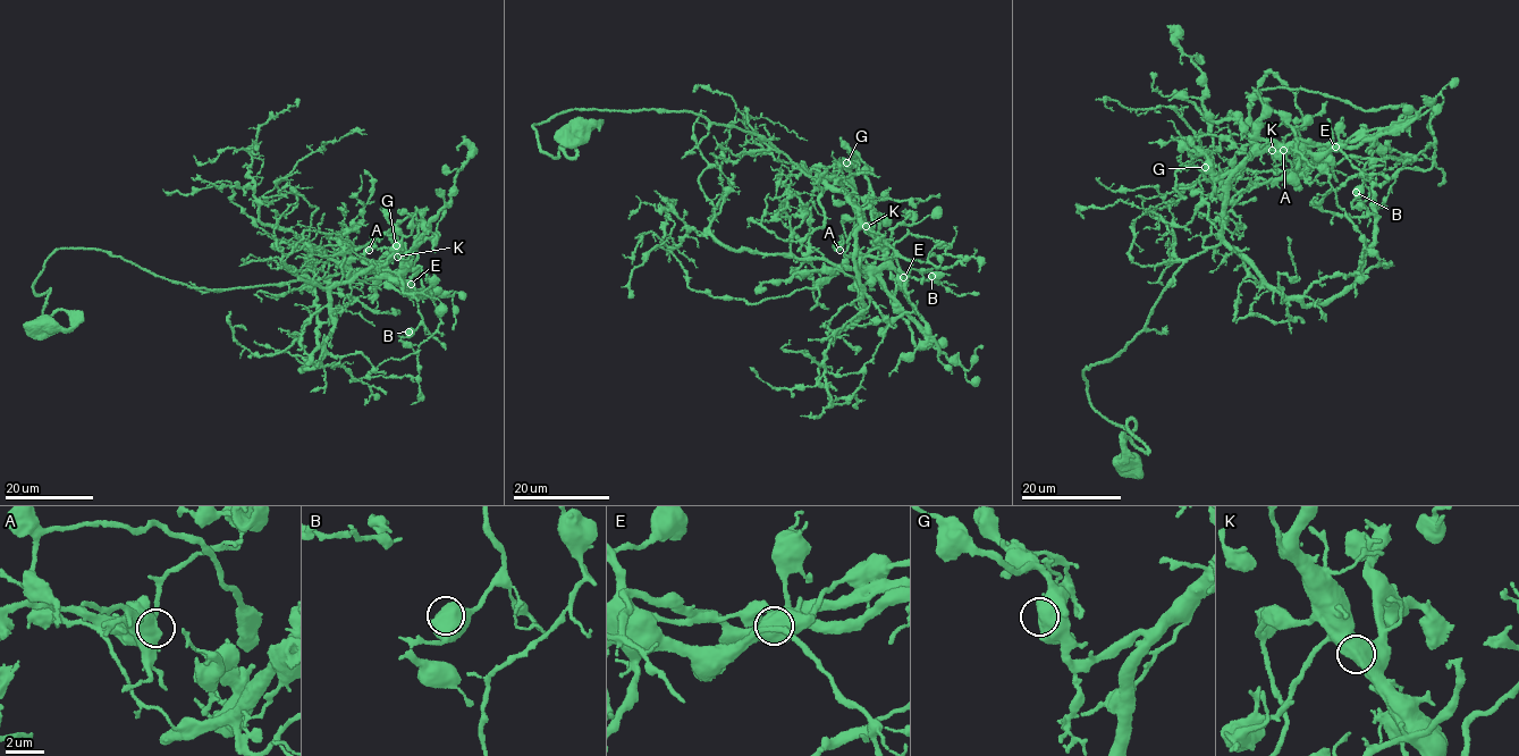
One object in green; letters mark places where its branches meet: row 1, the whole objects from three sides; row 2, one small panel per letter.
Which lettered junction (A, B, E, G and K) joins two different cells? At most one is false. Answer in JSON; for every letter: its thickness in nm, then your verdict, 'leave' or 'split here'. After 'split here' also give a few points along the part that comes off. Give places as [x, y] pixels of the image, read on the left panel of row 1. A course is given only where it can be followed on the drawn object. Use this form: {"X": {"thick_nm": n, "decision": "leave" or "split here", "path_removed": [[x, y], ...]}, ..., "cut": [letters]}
{"A": {"thick_nm": 850, "decision": "leave"}, "B": {"thick_nm": 800, "decision": "leave"}, "E": {"thick_nm": 800, "decision": "leave"}, "G": {"thick_nm": 850, "decision": "leave"}, "K": {"thick_nm": 850, "decision": "split here", "path_removed": [[398, 257], [401, 271], [353, 269], [261, 223], [259, 199], [326, 142], [342, 136]]}, "cut": ["K"]}

